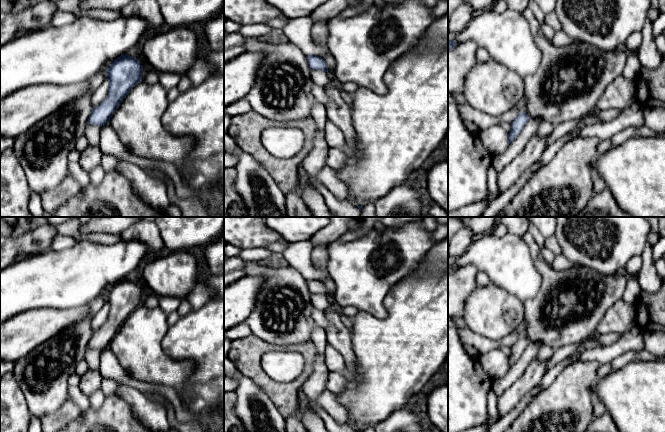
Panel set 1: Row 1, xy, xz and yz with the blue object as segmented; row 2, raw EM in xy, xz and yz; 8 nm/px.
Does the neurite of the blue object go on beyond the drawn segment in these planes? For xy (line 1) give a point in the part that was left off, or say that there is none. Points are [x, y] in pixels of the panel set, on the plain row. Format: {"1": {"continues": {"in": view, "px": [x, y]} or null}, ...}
{"1": {"continues": null}}

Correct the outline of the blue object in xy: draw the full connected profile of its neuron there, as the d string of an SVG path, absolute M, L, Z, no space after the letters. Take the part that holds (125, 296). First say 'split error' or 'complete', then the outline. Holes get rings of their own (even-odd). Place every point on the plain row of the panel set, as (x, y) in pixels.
complete | M128 278L114 284L106 294L109 317L101 328L93 332L88 348L102 351L109 347L122 324L142 304L142 294L138 283Z

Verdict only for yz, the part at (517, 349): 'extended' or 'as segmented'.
as segmented

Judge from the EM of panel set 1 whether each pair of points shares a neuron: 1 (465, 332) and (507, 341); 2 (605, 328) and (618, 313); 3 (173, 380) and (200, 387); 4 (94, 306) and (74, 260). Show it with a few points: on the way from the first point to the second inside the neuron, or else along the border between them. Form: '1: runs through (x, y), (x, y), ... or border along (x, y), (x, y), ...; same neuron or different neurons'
1: runs through (475, 340), (480, 343), (497, 343); same neuron
2: runs through (609, 324), (616, 317); same neuron
3: border along (191, 360), (193, 372), (179, 394); different neurons
4: border along (104, 293), (96, 296), (87, 304); different neurons

